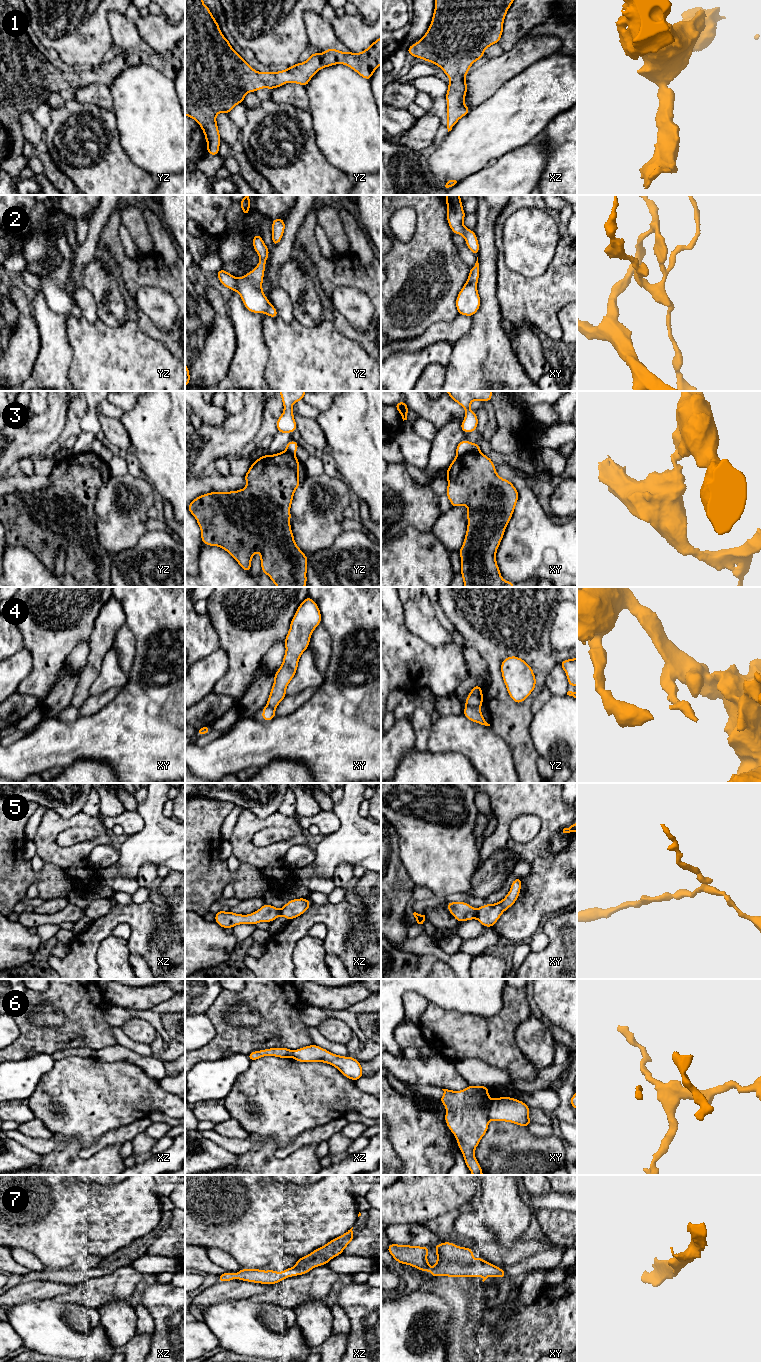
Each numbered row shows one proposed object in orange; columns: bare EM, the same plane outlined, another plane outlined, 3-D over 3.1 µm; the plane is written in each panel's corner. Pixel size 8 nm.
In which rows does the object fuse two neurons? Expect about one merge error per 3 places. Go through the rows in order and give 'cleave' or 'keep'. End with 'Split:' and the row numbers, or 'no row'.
1: keep
2: keep
3: cleave
4: cleave
5: cleave
6: cleave
7: keep
Split: 3, 4, 5, 6

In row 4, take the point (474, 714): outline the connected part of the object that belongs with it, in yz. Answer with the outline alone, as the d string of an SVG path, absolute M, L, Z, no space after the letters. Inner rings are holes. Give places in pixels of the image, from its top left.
M465 706L463 715L470 721L476 722L481 725L490 726L490 724L488 724L485 721L481 713L481 706L477 707Z

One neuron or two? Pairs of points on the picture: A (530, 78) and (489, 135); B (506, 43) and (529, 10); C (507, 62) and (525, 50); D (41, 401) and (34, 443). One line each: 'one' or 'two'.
A: one
B: one
C: one
D: two

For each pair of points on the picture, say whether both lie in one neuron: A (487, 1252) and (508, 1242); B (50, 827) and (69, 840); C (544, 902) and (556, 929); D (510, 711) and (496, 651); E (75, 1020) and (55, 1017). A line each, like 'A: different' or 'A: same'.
A: different
B: different
C: different
D: same
E: different

